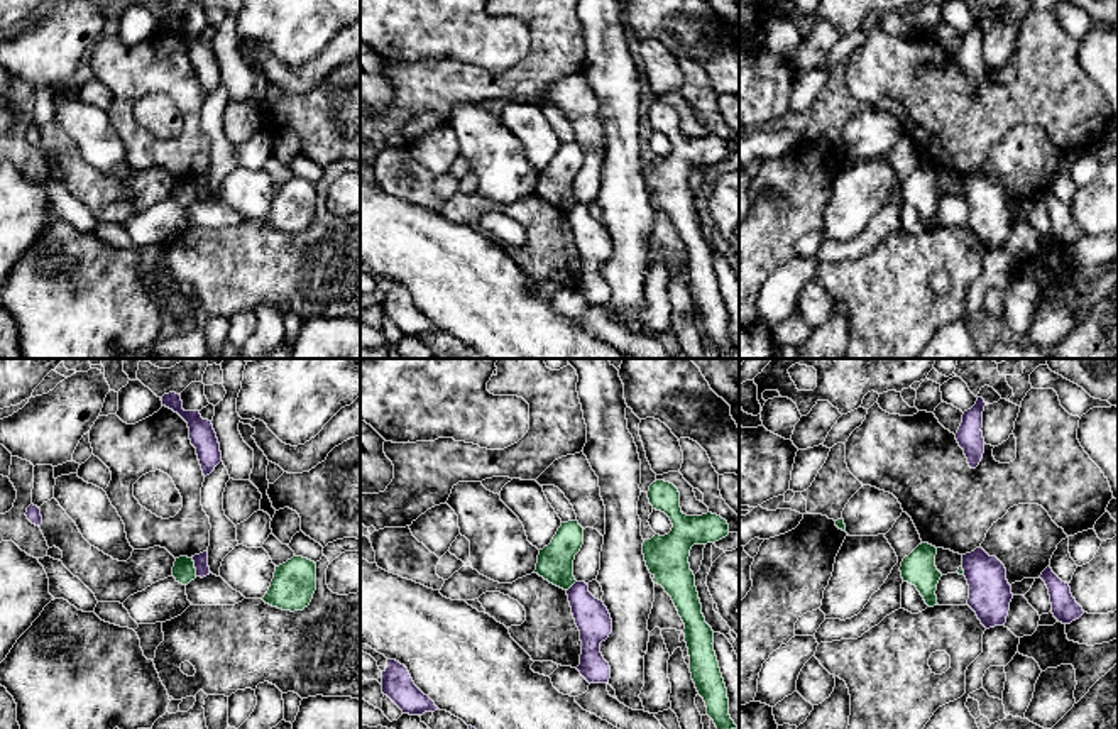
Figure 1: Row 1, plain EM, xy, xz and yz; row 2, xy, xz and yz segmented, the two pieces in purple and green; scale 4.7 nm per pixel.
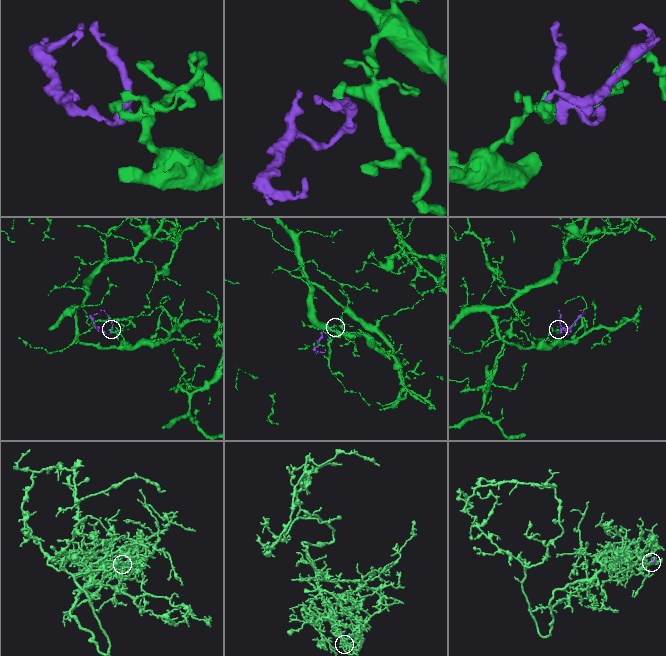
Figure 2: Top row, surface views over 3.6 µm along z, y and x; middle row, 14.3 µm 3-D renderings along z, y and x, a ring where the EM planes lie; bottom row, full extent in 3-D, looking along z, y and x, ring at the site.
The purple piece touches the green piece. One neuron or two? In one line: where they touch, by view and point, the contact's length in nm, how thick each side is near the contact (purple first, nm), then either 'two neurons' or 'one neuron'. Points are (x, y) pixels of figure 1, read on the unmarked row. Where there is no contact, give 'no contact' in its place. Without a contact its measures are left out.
meets purple in xy at (195, 188); contact 100 nm long; 70 nm thick on the purple side, 110 nm on the other; two neurons

